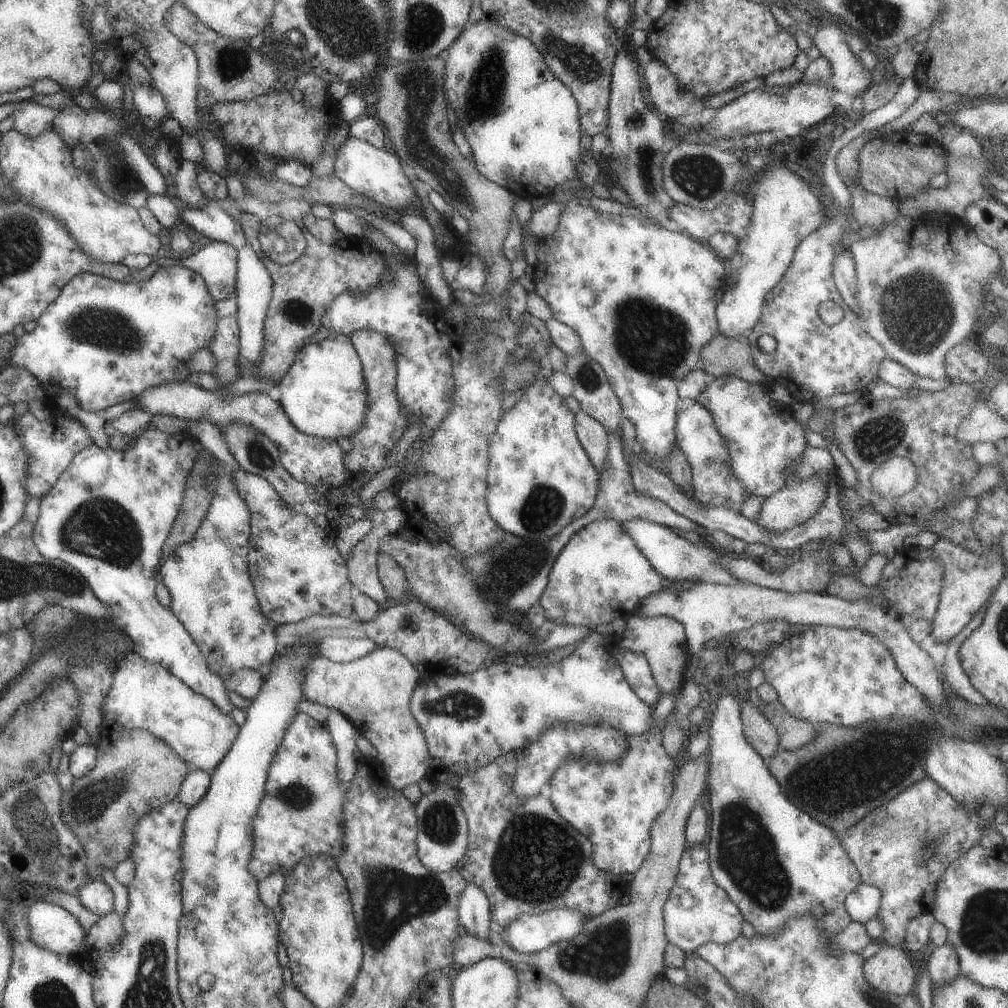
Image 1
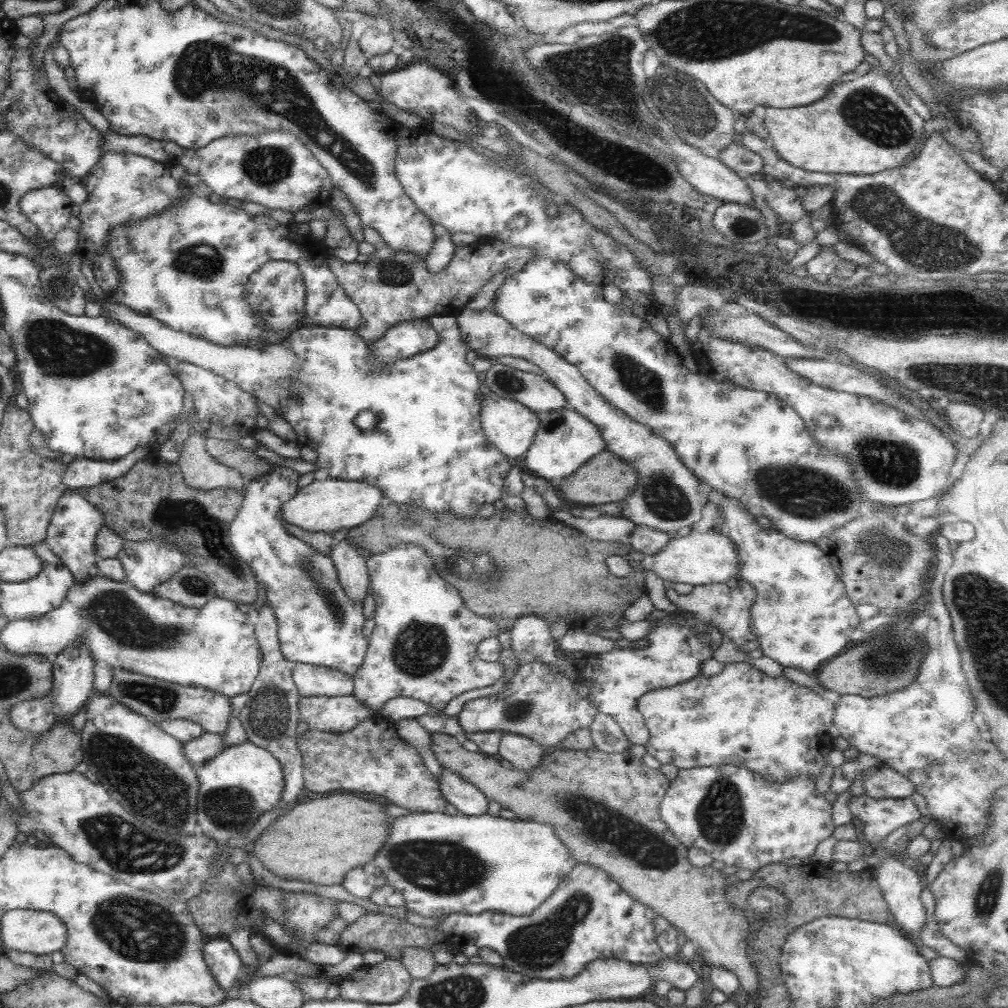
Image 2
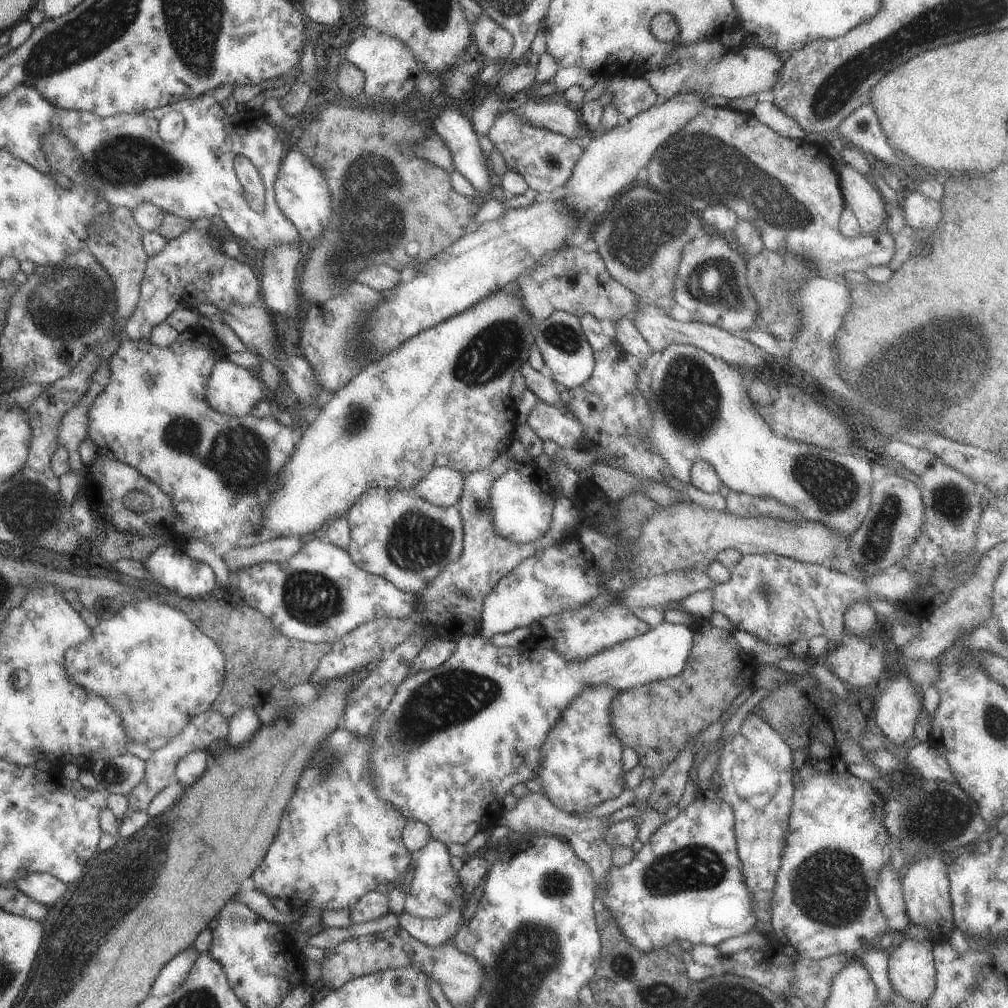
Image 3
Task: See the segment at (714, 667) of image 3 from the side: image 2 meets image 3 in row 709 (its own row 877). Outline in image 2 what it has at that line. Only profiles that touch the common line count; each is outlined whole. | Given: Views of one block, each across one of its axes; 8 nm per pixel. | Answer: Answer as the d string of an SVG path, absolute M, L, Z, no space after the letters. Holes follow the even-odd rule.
M435 732L430 734L430 738L431 752L442 768L459 774L476 786L489 801L515 814L516 819L551 826L555 836L559 836L559 840L567 846L576 864L593 866L605 872L625 894L649 907L656 915L661 915L679 934L684 935L695 946L705 964L732 972L746 994L757 994L757 974L745 953L749 924L743 911L731 906L725 898L726 876L711 867L691 866L687 862L684 846L667 831L657 816L657 806L670 783L659 769L647 767L639 757L629 754L628 750L604 753L595 748L574 751L557 747L542 756L537 768L519 771L501 767L496 756L463 749L462 739L456 735Z

